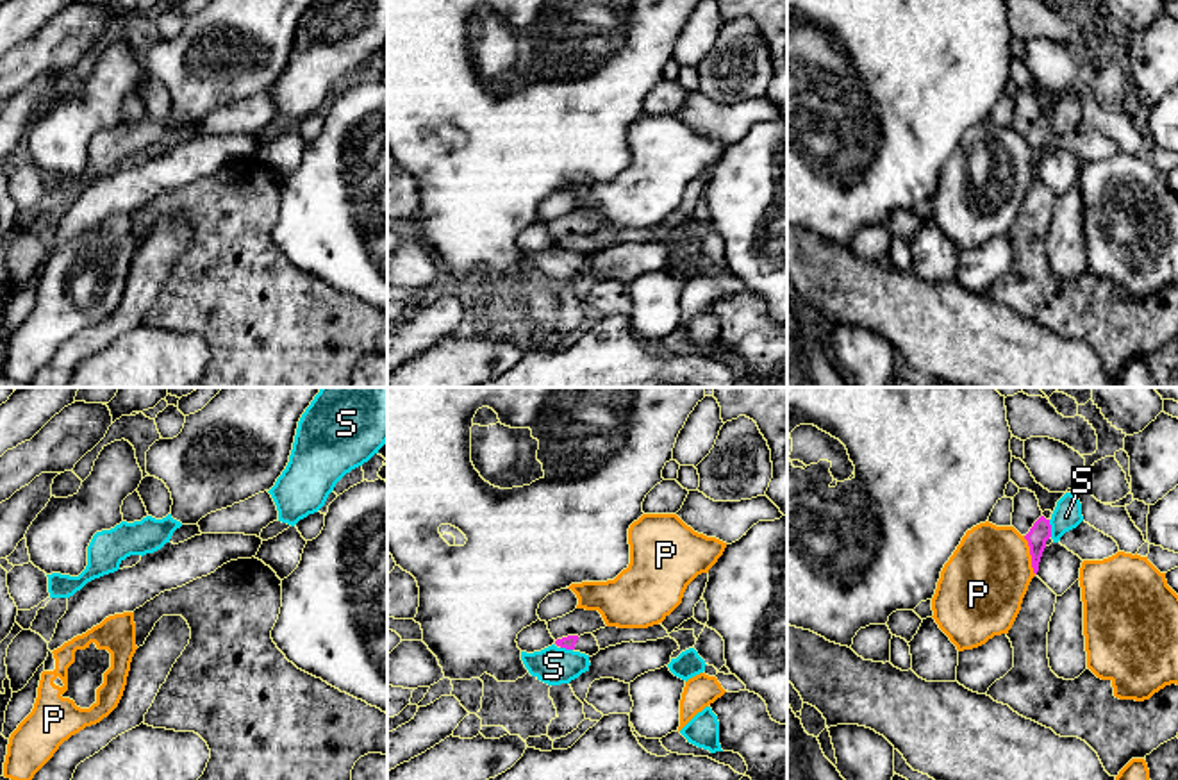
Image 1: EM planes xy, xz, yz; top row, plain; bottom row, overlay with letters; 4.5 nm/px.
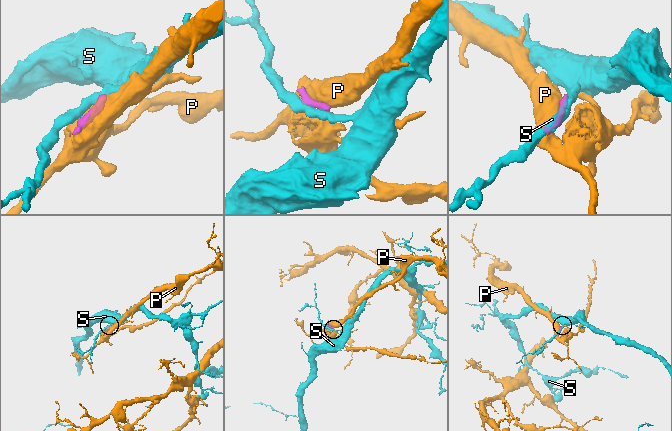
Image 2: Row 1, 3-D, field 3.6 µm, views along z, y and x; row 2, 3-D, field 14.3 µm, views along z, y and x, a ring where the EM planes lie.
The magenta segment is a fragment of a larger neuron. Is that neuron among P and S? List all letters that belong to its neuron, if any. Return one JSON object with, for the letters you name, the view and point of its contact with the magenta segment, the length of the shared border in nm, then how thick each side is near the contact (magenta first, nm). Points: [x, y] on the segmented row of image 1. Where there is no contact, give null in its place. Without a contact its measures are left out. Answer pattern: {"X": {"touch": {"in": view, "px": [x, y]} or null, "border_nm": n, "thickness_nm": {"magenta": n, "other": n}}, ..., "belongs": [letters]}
{"belongs": []}

